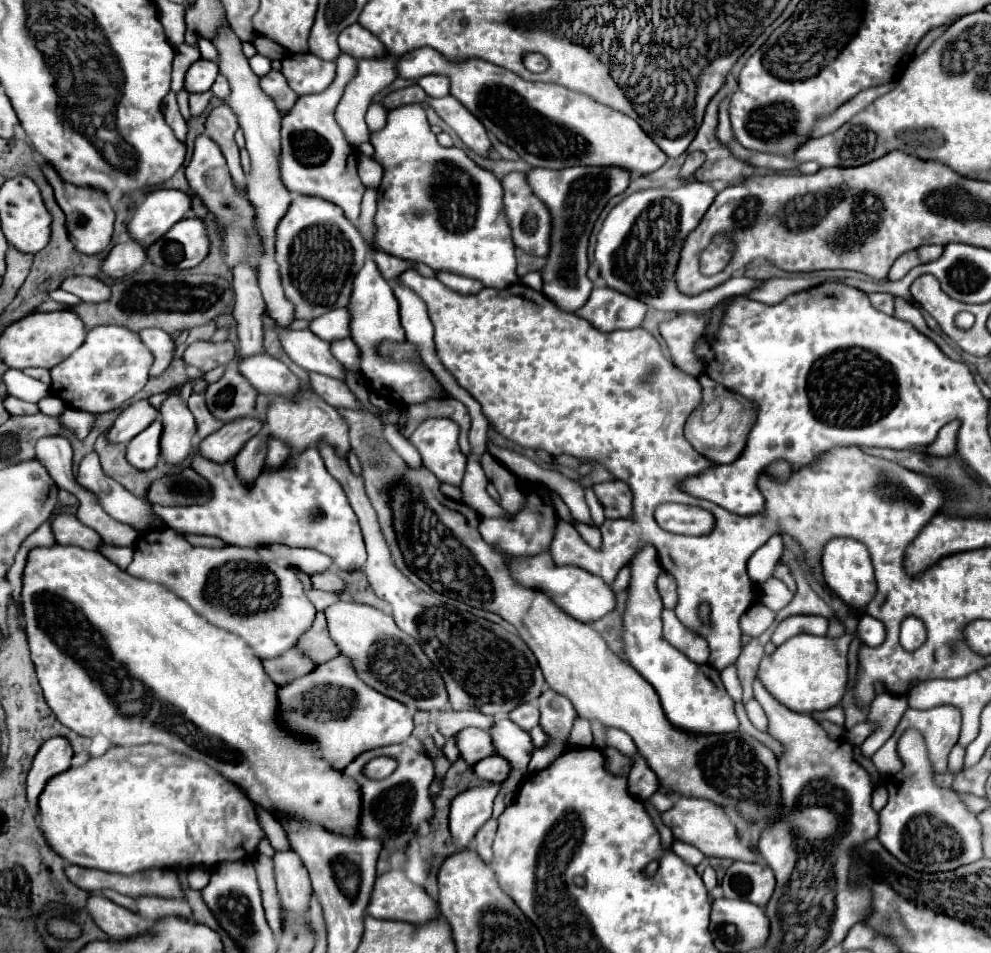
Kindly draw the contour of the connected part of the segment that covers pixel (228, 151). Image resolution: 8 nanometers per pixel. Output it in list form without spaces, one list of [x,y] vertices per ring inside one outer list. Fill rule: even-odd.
[[[225,102],[219,104],[217,108],[213,108],[211,114],[207,116],[207,122],[205,122],[207,136],[211,136],[219,144],[223,156],[227,158],[227,166],[229,166],[231,178],[237,186],[237,192],[245,194],[245,174],[239,164],[239,148],[233,140],[233,134],[237,128],[239,128],[237,116],[233,114],[229,104],[225,104]]]

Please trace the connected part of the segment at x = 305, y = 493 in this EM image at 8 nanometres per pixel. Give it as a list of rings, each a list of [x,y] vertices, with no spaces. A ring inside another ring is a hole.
[[[315,446],[279,468],[263,468],[253,484],[245,484],[235,474],[233,460],[217,464],[197,454],[191,468],[209,482],[211,500],[201,506],[153,506],[155,514],[175,532],[217,536],[227,544],[255,550],[271,544],[313,548],[331,556],[341,570],[357,570],[365,564],[365,544],[357,516],[341,484],[325,470]]]

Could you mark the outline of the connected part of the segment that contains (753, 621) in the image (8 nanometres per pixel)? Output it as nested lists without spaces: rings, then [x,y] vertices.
[[[749,608],[741,616],[741,630],[749,636],[763,634],[775,620],[775,612],[769,608]]]

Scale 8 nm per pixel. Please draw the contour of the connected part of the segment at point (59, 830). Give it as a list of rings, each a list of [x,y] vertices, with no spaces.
[[[153,744],[131,746],[131,748],[129,746],[127,748],[111,746],[103,756],[91,758],[87,764],[83,764],[79,768],[69,768],[63,774],[53,776],[39,796],[39,830],[45,838],[45,842],[53,848],[53,852],[57,852],[65,862],[85,866],[85,868],[99,868],[105,872],[117,872],[117,874],[133,874],[133,872],[151,870],[151,868],[175,868],[175,866],[189,868],[189,866],[199,866],[199,864],[211,868],[219,862],[251,858],[257,852],[259,840],[263,838],[263,830],[257,822],[251,800],[233,782],[223,778],[217,770],[213,770],[211,766],[207,766],[201,760],[191,760],[187,756],[179,756],[173,750],[167,750],[163,746],[153,746]]]

